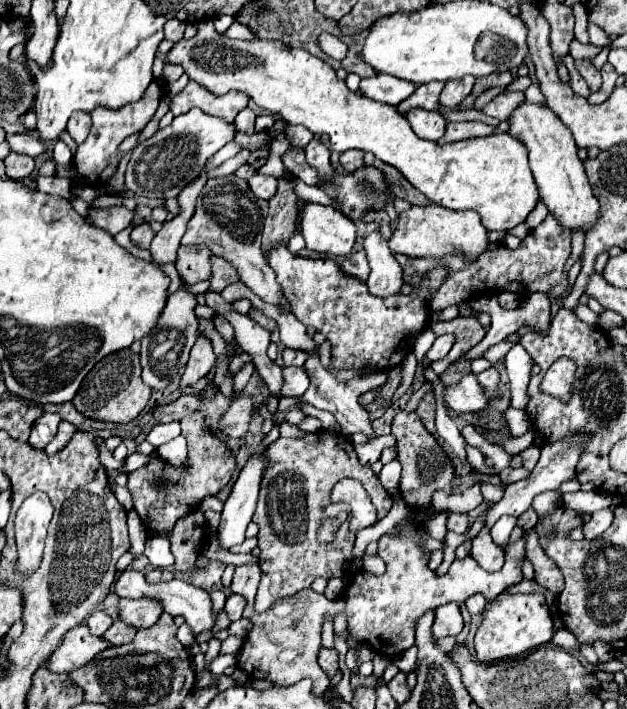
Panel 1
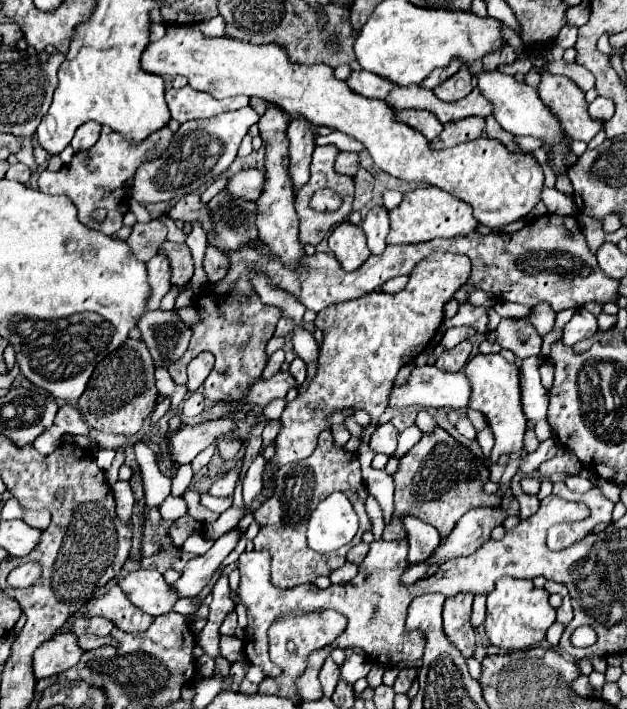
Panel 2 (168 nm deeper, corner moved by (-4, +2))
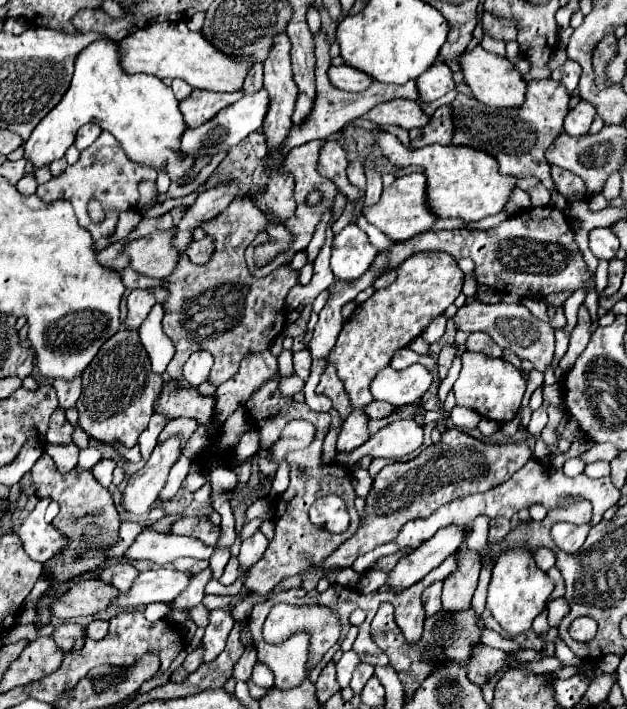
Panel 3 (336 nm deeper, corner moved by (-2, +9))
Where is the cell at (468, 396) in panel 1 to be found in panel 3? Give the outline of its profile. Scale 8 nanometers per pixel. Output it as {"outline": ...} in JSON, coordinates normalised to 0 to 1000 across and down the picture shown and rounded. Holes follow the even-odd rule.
{"outline":[[[659,513],[646,522],[627,522],[617,516],[601,528],[592,539],[592,556],[598,564],[620,567],[627,573],[662,570],[687,544],[687,525],[671,516]]]}

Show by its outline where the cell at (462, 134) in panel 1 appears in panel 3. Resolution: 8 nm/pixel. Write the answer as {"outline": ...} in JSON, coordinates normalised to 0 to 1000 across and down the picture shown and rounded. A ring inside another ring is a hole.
{"outline":[[[703,150],[694,155],[681,178],[675,181],[659,181],[652,183],[656,189],[656,203],[662,209],[675,209],[684,203],[719,203],[722,192],[722,169],[719,169],[719,152]]]}

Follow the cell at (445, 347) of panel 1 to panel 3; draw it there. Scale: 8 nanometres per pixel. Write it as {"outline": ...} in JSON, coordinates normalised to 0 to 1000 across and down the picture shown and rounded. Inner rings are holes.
{"outline":[[[748,426],[726,443],[726,460],[729,465],[738,465],[745,471],[751,468],[774,468],[783,474],[783,480],[805,494],[821,496],[831,508],[844,508],[853,513],[860,525],[869,525],[882,508],[885,494],[885,465],[853,449],[834,429],[770,429],[770,426]]]}

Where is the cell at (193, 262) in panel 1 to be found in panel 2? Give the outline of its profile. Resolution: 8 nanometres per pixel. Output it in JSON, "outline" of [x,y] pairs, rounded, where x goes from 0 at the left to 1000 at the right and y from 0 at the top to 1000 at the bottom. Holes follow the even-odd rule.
{"outline":[[[263,340],[257,354],[266,357],[273,368],[273,399],[295,402],[308,391],[308,360],[295,343],[273,343]]]}

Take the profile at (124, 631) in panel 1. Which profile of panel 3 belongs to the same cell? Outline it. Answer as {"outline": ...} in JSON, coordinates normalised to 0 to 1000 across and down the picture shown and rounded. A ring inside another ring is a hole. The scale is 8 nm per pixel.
{"outline":[[[104,877],[104,880],[88,883],[88,889],[85,889],[81,900],[88,903],[88,908],[91,908],[91,914],[94,914],[94,917],[110,920],[110,917],[113,917],[113,911],[116,911],[116,906],[132,894],[132,889],[136,889],[136,886],[132,886],[129,880]]]}

